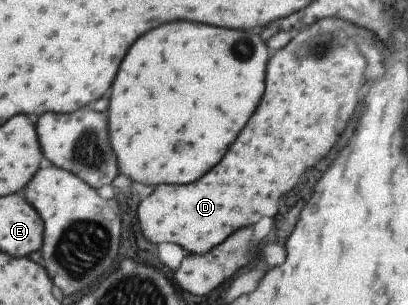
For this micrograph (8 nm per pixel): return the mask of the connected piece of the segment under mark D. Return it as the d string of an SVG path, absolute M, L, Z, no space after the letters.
M324 18L318 24L304 28L284 48L276 50L268 58L266 88L262 100L248 118L246 126L238 132L236 140L228 146L222 160L196 182L190 182L186 186L158 186L146 200L140 202L138 220L148 242L172 242L190 254L200 254L222 242L230 232L254 224L262 216L276 214L278 196L288 192L296 184L300 174L308 166L316 164L326 154L326 150L332 148L358 104L356 92L364 82L364 60L356 50L352 32L354 26L350 26L348 22Z

